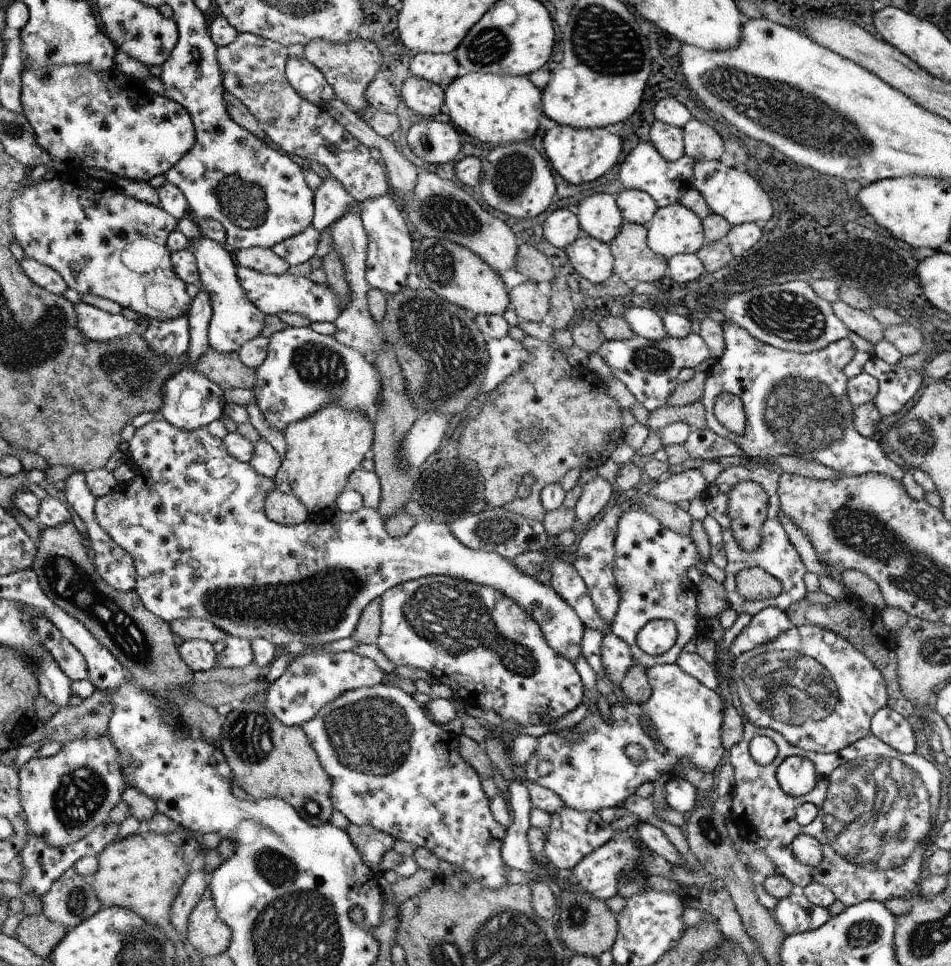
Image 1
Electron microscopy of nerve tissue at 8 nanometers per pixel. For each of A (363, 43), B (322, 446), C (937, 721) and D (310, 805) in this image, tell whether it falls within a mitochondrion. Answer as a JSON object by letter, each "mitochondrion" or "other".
{"A":"other","B":"other","C":"other","D":"mitochondrion"}

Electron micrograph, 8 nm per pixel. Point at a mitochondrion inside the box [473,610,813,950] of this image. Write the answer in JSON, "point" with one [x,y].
{"point":[577,914]}

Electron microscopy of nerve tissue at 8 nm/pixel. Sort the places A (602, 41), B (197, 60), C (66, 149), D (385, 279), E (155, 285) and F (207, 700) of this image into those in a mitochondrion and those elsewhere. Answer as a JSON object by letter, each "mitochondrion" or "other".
{"A":"mitochondrion","B":"other","C":"other","D":"other","E":"other","F":"other"}

